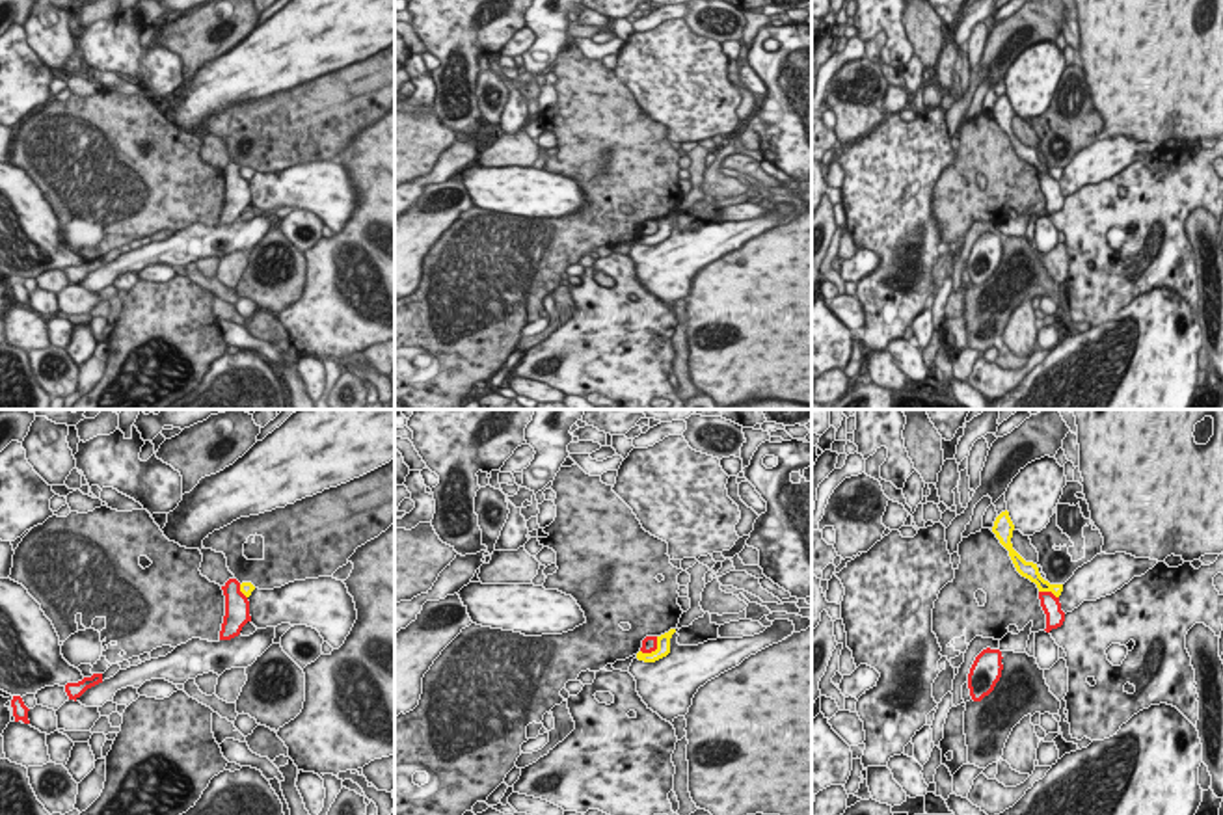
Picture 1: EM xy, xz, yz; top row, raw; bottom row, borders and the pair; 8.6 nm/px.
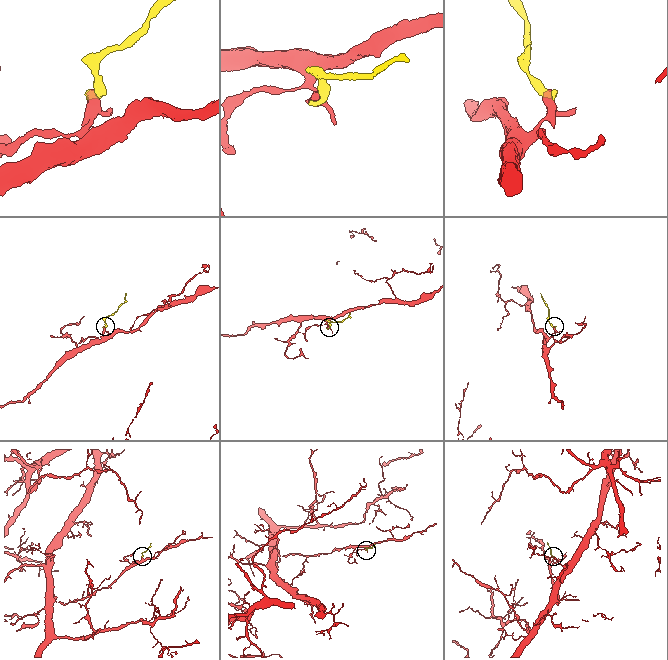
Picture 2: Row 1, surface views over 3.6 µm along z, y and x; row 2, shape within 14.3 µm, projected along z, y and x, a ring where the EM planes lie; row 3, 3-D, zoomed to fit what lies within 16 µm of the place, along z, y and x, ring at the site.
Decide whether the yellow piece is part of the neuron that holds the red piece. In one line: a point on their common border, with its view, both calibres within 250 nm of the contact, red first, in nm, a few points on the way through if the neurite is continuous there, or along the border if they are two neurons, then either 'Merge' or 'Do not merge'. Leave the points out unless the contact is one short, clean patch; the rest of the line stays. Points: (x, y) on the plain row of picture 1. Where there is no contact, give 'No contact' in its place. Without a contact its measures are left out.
Touches red at xz (654, 233). Thickness 130 nm (red) against 130 nm. Boundary: xz (658, 220), (654, 233), (641, 235). Do not merge

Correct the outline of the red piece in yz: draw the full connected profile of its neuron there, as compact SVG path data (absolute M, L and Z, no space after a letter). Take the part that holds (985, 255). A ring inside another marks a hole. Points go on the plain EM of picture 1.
M990 231L975 240L968 257L968 272L974 285L981 285L994 274L1003 253L1001 242L1001 234Z

